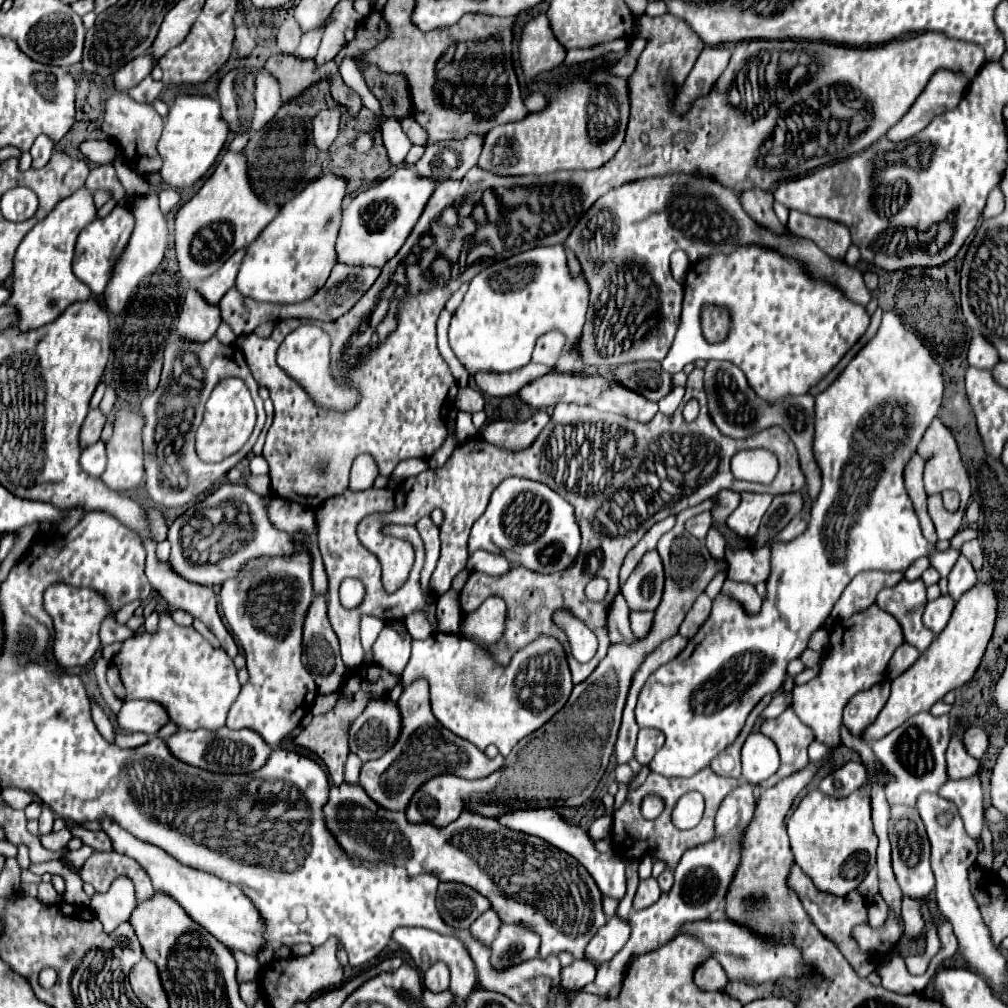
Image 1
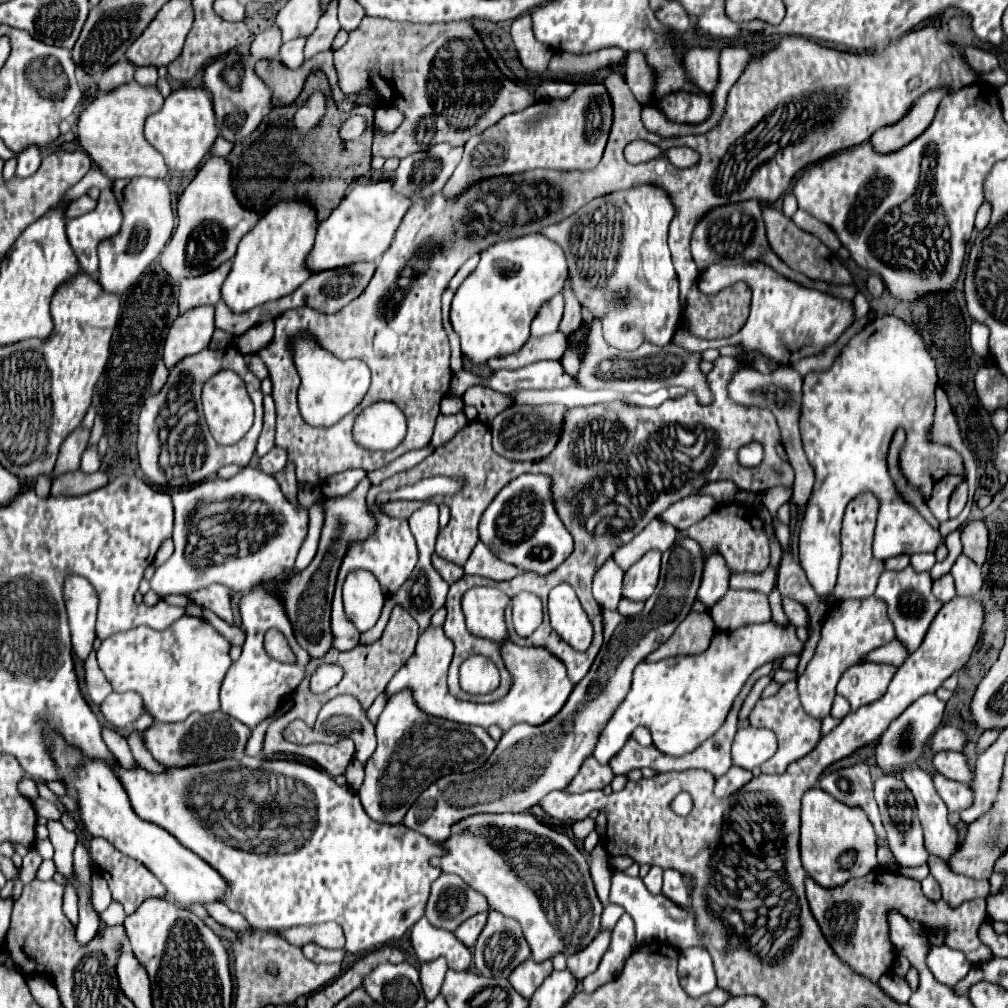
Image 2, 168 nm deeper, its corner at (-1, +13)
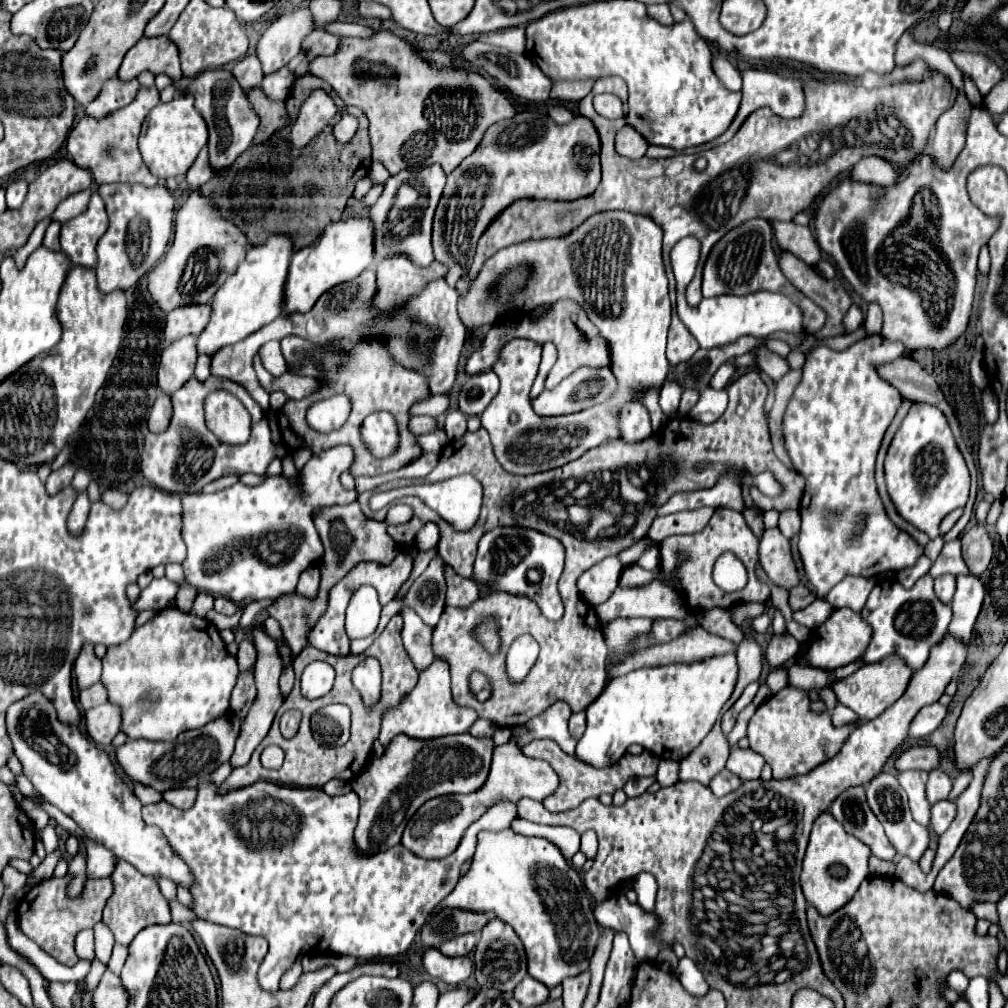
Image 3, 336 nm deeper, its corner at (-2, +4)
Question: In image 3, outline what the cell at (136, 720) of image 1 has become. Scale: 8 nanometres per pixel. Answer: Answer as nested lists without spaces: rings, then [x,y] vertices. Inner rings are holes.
[[[106,703],[92,707],[86,711],[84,719],[86,719],[88,735],[94,739],[98,747],[110,747],[116,733],[120,733],[120,725],[122,725],[120,705]]]

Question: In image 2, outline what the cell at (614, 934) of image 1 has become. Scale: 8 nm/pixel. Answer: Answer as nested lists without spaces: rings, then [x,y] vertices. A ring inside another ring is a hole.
[[[611,932],[599,934],[585,950],[567,958],[567,968],[577,982],[581,982],[583,976],[589,976],[591,972],[595,972],[595,968],[599,966],[599,960],[603,958],[603,952],[609,948],[609,938],[611,938],[609,934]]]

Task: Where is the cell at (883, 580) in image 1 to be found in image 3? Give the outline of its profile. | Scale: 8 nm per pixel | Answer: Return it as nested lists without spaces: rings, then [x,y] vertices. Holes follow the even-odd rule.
[[[846,575],[824,599],[834,609],[848,607],[848,609],[860,613],[864,609],[874,585],[876,585],[876,579],[868,579],[862,575]]]

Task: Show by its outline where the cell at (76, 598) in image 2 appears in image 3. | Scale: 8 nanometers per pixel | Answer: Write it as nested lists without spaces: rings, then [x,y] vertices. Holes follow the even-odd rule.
[[[84,643],[80,655],[74,661],[74,675],[78,689],[86,689],[94,685],[100,679],[100,671],[102,671],[102,661],[94,655],[94,645]]]

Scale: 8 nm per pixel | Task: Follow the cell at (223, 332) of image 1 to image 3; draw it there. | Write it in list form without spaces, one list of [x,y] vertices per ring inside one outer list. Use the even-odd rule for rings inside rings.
[[[200,355],[200,357],[198,357],[198,363],[196,363],[194,375],[196,375],[198,379],[206,379],[206,377],[210,375],[210,365],[212,365],[212,359],[210,359],[208,355]]]

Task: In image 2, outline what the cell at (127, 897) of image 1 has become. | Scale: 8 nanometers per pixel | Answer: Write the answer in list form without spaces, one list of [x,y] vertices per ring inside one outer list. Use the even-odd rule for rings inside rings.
[[[113,902],[113,904],[101,914],[101,918],[103,918],[109,926],[121,926],[123,920],[125,920],[125,912],[123,912],[123,908],[121,908],[117,902]]]

